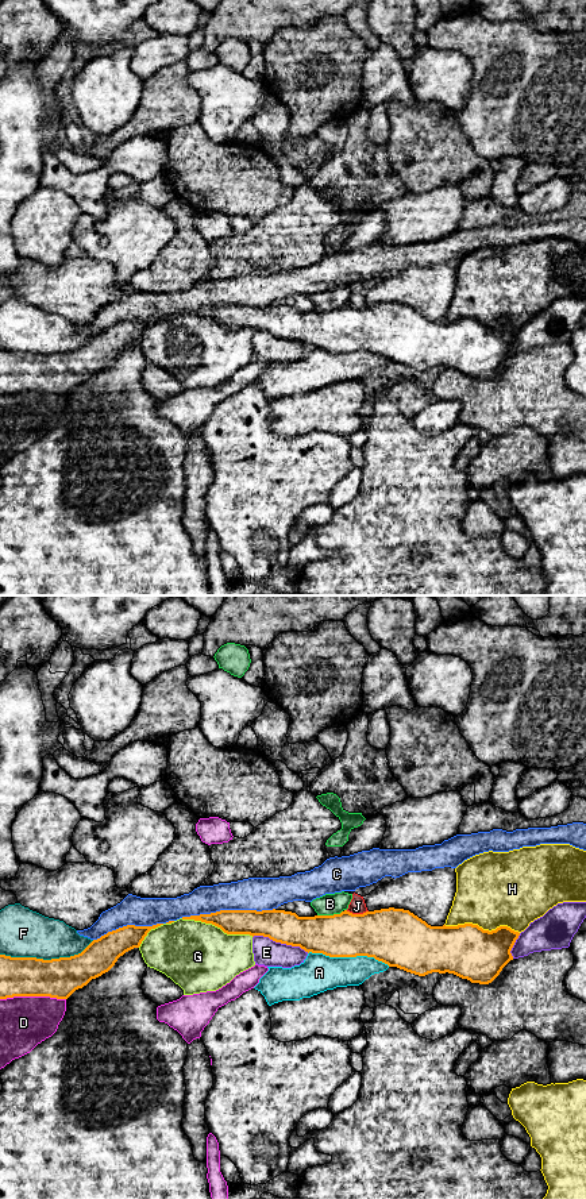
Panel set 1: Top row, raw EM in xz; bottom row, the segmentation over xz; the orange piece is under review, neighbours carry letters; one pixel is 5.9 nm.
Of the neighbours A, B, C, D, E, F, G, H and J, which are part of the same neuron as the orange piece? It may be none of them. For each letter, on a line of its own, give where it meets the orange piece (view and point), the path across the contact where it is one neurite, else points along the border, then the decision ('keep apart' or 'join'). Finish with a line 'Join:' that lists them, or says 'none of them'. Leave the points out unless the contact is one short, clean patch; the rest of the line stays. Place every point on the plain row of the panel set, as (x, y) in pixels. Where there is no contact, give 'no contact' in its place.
A: xz (349, 351) | keep apart
B: xz (330, 311) | along xz (342, 305), (334, 309), (317, 311) | keep apart
C: xz (227, 305) | keep apart
D: xz (33, 390) | keep apart
E: xz (281, 338) | keep apart
F: xz (46, 355) | keep apart
G: xz (218, 322) | keep apart
H: xz (481, 323) | keep apart
J: xz (357, 309) | keep apart
Join: none of them

